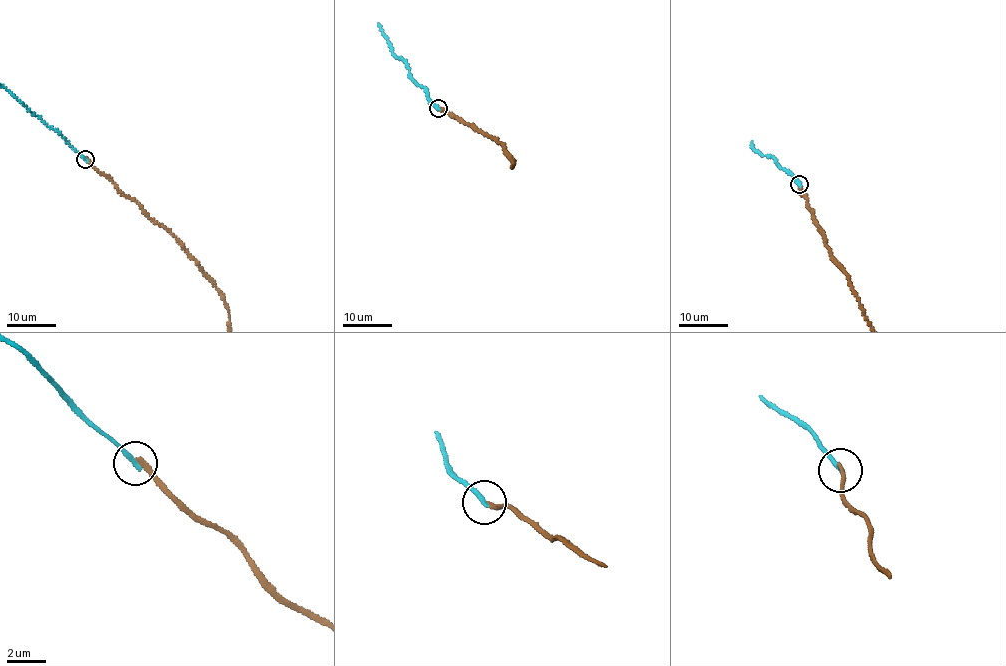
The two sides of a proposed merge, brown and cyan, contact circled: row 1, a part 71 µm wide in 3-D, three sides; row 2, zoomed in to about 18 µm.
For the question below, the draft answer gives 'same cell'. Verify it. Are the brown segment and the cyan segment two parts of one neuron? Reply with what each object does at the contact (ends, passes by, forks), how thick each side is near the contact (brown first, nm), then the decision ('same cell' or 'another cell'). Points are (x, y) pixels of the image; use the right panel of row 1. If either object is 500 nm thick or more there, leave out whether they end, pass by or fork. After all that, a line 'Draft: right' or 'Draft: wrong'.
brown ends | cyan ends | 240/240 nm | another cell
Draft: wrong

